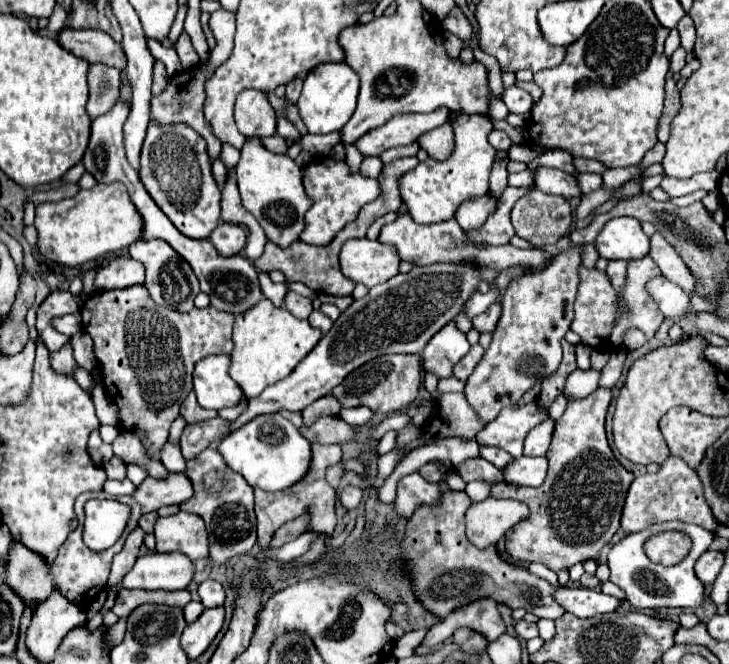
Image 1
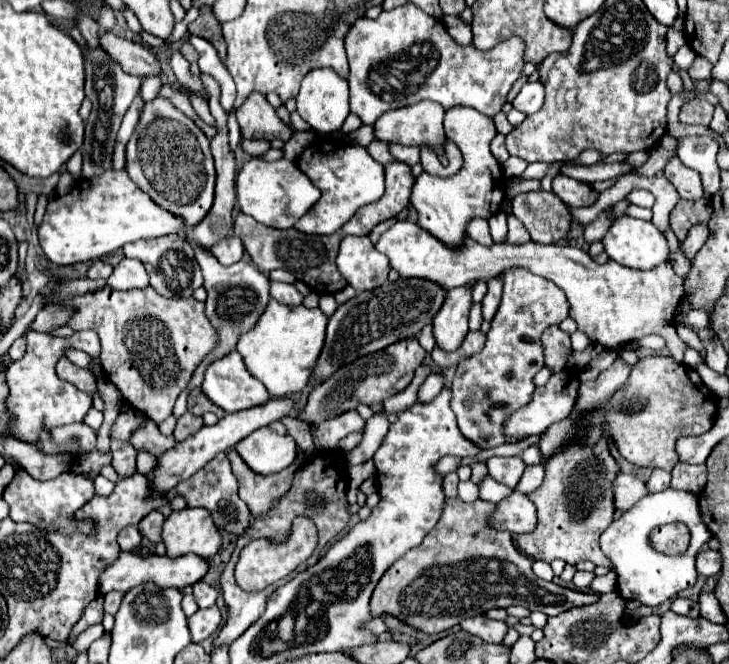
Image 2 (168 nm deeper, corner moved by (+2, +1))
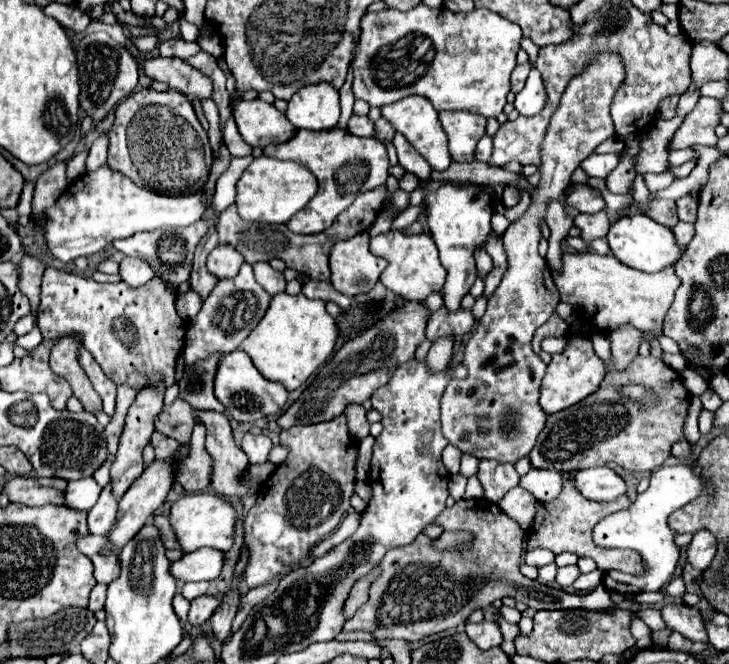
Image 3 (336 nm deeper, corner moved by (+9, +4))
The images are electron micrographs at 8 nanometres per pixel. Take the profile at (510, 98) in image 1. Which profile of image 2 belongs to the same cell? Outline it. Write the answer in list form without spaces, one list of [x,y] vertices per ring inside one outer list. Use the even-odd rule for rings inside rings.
[[[530,81],[522,87],[522,91],[514,99],[514,109],[530,115],[536,113],[544,105],[544,87],[540,81]]]

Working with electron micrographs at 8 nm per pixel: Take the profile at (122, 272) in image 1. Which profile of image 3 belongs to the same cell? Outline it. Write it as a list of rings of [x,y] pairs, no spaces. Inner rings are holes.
[[[123,258],[121,264],[119,264],[119,276],[129,286],[139,288],[147,280],[151,280],[155,276],[155,272],[151,272],[151,266],[145,260],[139,260],[139,258]]]

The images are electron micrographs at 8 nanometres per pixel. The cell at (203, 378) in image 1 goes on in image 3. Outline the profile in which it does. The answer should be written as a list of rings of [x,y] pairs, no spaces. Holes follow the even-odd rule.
[[[235,350],[219,360],[219,366],[215,372],[215,396],[235,420],[257,422],[263,416],[273,418],[283,408],[287,400],[287,390],[275,382],[265,380],[259,374],[259,370],[253,366],[251,358],[245,352]]]

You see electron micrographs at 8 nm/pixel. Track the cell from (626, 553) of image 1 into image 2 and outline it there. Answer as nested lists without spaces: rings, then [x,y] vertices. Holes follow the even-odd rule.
[[[668,487],[658,493],[644,495],[630,511],[614,519],[600,535],[600,547],[604,555],[610,557],[614,563],[614,571],[618,575],[618,593],[624,599],[632,597],[644,605],[656,607],[668,599],[674,599],[680,591],[696,583],[698,573],[694,567],[694,559],[700,547],[706,545],[710,537],[712,537],[710,531],[706,529],[706,525],[698,515],[698,495],[692,491],[680,491]],[[666,521],[688,521],[688,529],[690,529],[688,551],[680,555],[666,555],[654,551],[654,547],[650,545],[650,531],[664,525]]]

